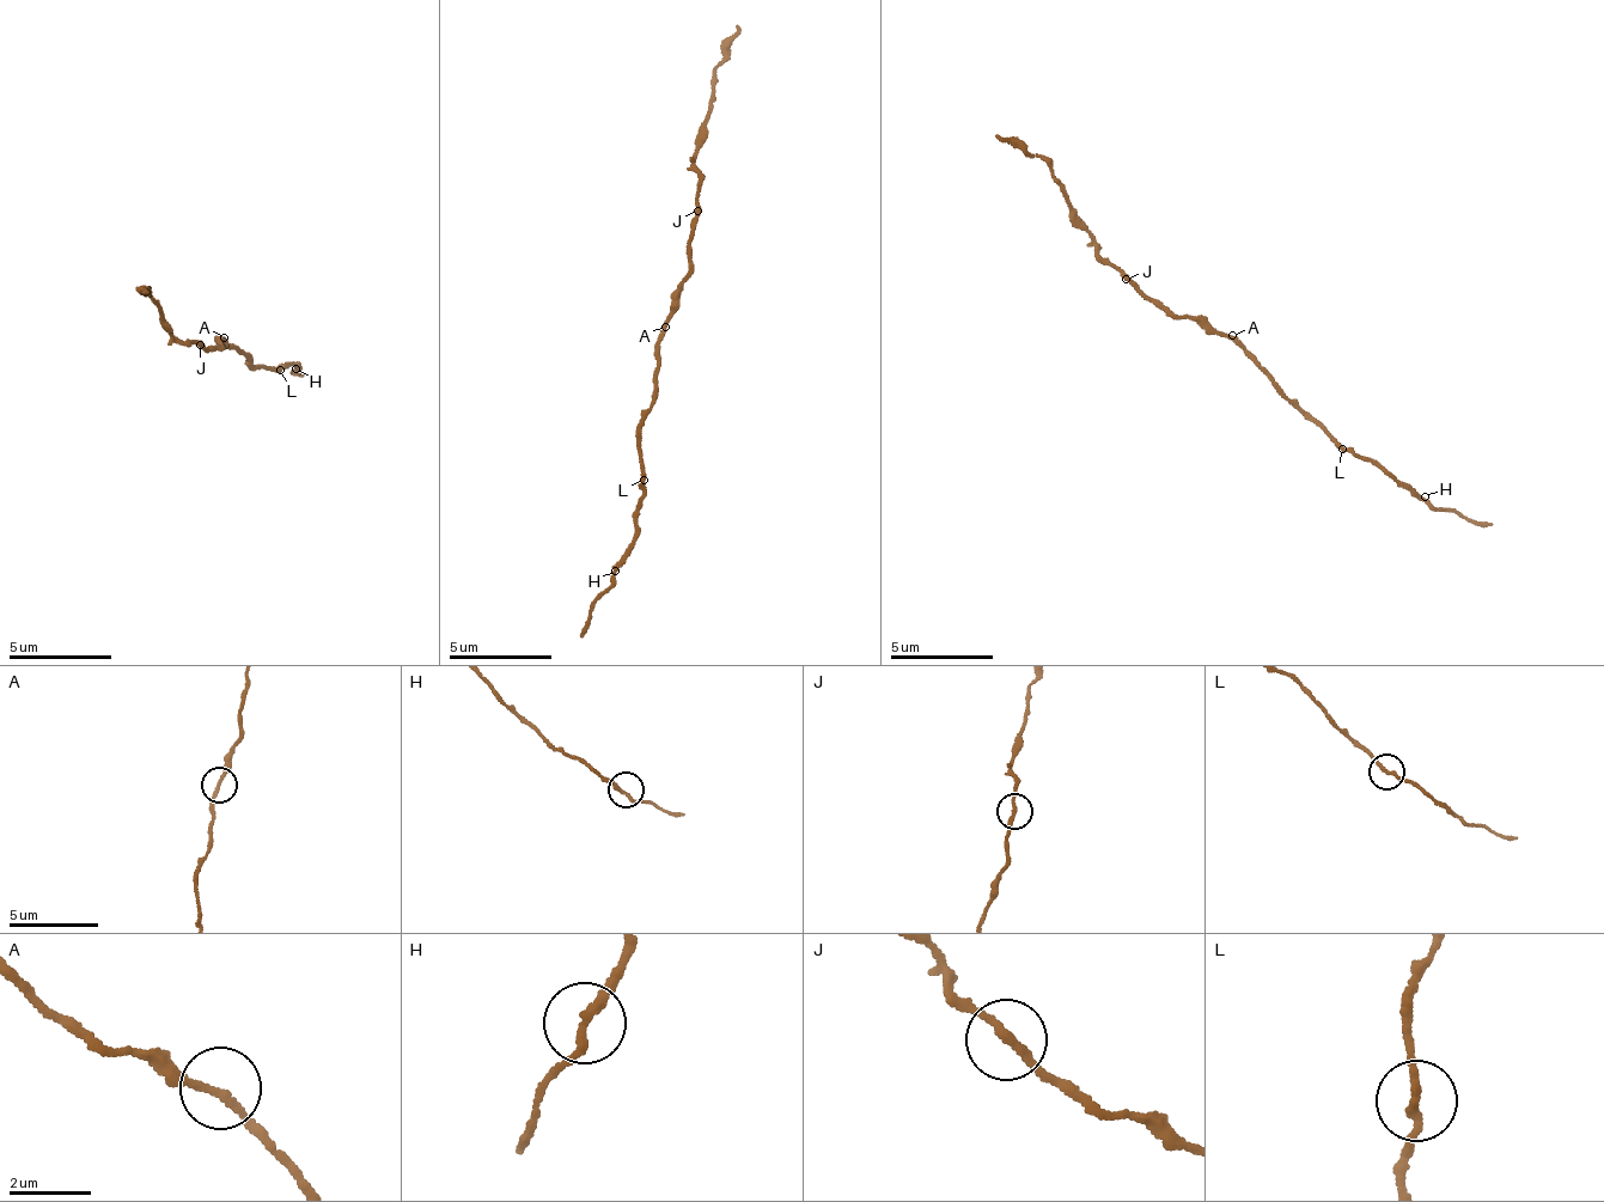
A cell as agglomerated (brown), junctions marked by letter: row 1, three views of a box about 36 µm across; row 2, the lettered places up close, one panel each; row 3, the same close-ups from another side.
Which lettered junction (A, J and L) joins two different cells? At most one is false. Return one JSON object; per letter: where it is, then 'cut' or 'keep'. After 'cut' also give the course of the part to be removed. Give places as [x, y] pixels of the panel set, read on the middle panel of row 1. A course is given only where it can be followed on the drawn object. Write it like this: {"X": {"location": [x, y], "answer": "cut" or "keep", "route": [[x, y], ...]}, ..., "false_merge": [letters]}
{"A": {"location": [665, 327], "answer": "keep"}, "J": {"location": [697, 211], "answer": "keep"}, "L": {"location": [644, 480], "answer": "cut", "route": [[645, 481], [628, 559], [591, 608], [579, 635]]}, "false_merge": ["L"]}

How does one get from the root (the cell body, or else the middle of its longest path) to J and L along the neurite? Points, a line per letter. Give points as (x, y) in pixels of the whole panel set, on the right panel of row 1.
J: (1227, 339), (1207, 333), (1190, 319), (1154, 306), (1126, 279)
L: (1227, 339), (1237, 341), (1256, 358), (1307, 419), (1327, 427), (1342, 449)

